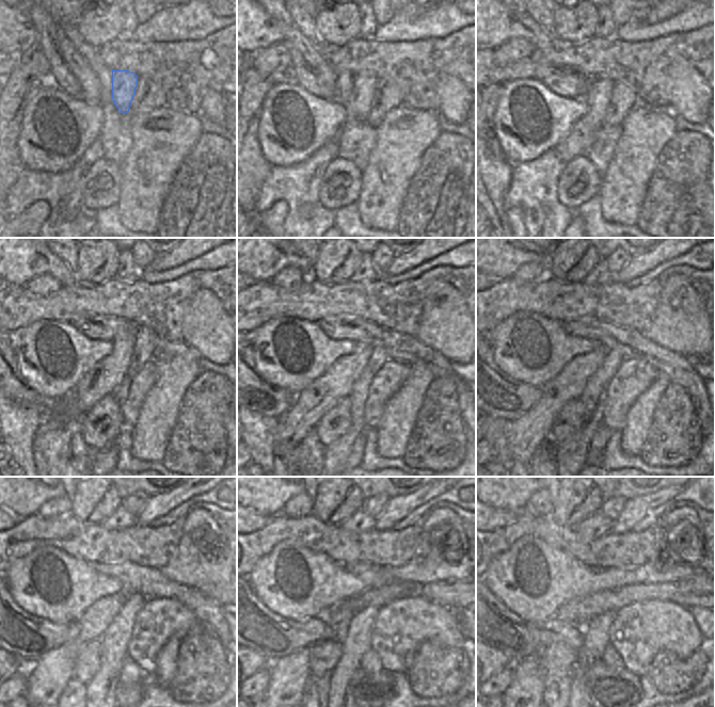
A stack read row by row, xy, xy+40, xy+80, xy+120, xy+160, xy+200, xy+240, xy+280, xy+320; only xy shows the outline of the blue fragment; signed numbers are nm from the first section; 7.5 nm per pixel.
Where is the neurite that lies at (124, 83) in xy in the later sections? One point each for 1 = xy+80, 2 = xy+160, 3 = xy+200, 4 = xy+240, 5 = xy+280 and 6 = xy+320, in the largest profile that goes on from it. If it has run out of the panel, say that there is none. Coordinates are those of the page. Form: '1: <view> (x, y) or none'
1: xy+80 (581, 137)
2: xy+160 (322, 394)
3: xy+200 (534, 428)
4: xy+240 (47, 677)
5: xy+280 (288, 675)
6: xy+320 (525, 691)

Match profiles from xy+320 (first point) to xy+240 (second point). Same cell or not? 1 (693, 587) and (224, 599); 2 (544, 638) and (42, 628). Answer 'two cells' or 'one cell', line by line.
1: one cell
2: one cell

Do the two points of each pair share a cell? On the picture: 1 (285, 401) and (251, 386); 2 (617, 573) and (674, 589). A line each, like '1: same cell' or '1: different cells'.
1: same cell
2: different cells

